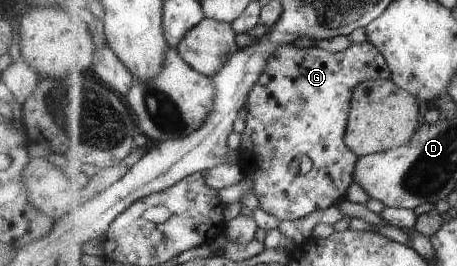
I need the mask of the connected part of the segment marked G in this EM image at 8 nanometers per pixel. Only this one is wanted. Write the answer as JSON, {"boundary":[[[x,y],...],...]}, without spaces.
{"boundary":[[[368,41],[350,45],[338,53],[316,47],[298,49],[292,44],[281,46],[250,91],[243,110],[247,118],[238,149],[241,152],[239,167],[251,180],[252,192],[260,199],[260,209],[280,222],[298,221],[346,200],[360,159],[345,141],[354,89],[360,81],[377,78],[390,80],[390,77],[392,73],[384,55]]]}

